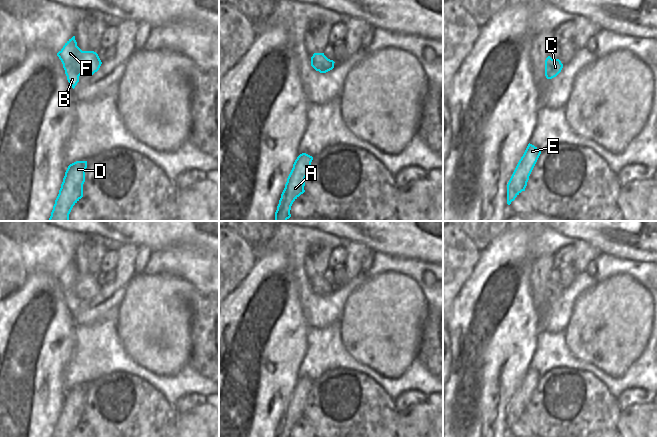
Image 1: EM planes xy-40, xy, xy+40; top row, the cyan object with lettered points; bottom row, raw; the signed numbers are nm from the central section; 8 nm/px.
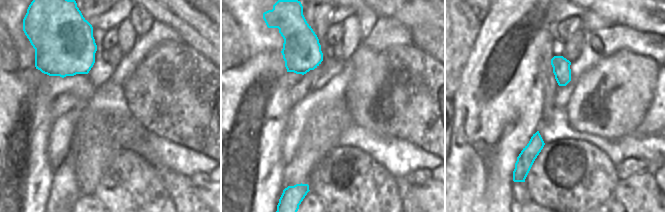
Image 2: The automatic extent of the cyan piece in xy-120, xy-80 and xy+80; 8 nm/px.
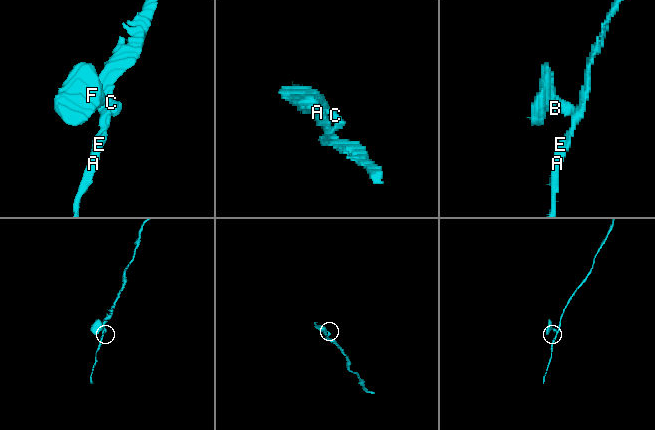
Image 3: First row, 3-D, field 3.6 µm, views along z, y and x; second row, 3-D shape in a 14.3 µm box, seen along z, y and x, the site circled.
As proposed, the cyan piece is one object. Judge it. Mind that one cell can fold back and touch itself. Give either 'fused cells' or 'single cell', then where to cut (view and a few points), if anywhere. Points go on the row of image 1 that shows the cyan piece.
single cell | no cut

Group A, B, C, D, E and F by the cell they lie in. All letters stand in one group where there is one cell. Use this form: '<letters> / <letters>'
A B C D E F

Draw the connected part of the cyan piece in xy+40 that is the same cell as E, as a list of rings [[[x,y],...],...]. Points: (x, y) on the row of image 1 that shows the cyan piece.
[[[528,144],[523,156],[519,160],[508,184],[507,184],[507,204],[522,192],[525,191],[529,176],[541,154],[541,151],[532,144]]]

